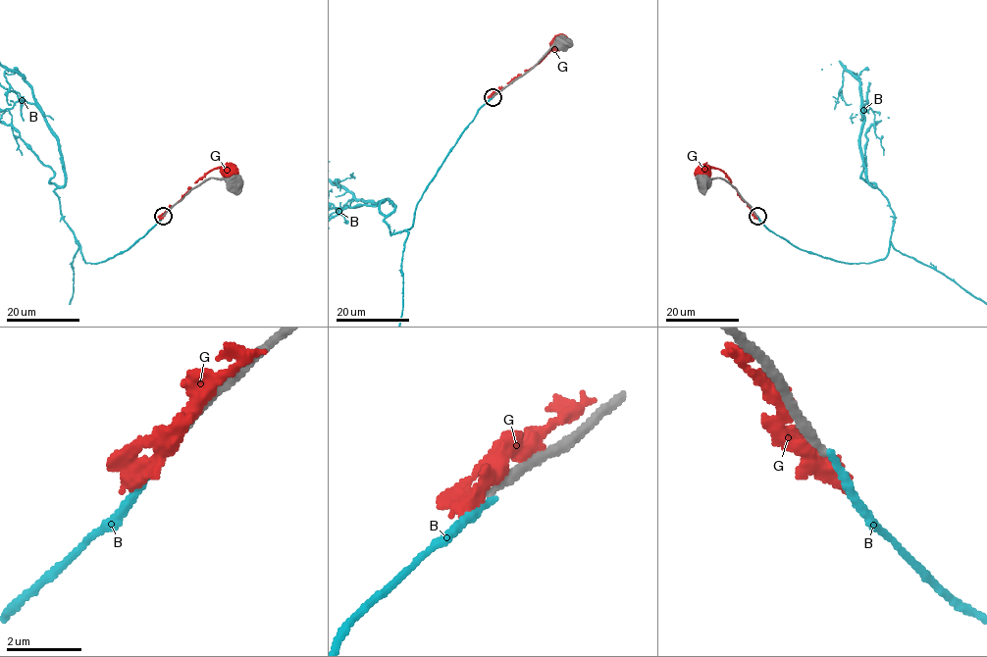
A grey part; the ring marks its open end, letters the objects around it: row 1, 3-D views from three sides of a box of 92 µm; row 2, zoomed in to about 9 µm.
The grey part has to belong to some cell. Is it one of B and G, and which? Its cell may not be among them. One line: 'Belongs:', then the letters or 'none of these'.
Belongs: none of these

